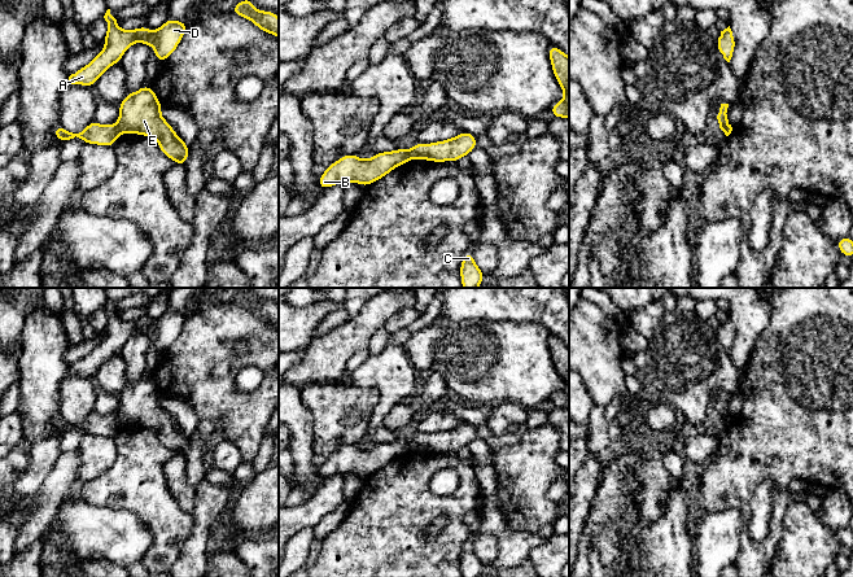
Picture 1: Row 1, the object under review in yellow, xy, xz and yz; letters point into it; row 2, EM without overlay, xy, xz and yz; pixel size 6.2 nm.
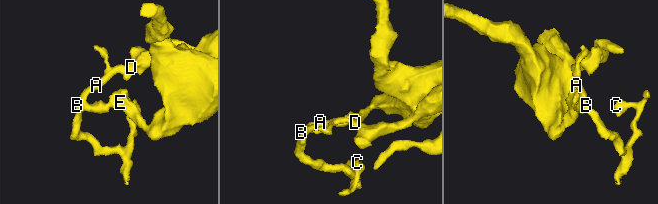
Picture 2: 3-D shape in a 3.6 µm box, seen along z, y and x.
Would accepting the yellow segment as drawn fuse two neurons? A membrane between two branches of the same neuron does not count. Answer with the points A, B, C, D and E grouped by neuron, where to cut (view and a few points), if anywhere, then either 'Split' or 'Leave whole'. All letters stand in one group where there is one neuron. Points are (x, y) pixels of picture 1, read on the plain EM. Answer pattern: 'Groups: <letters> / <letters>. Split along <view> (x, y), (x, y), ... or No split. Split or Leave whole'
Groups: A B C D / E. Split along xy (116, 415), (119, 423). Split

